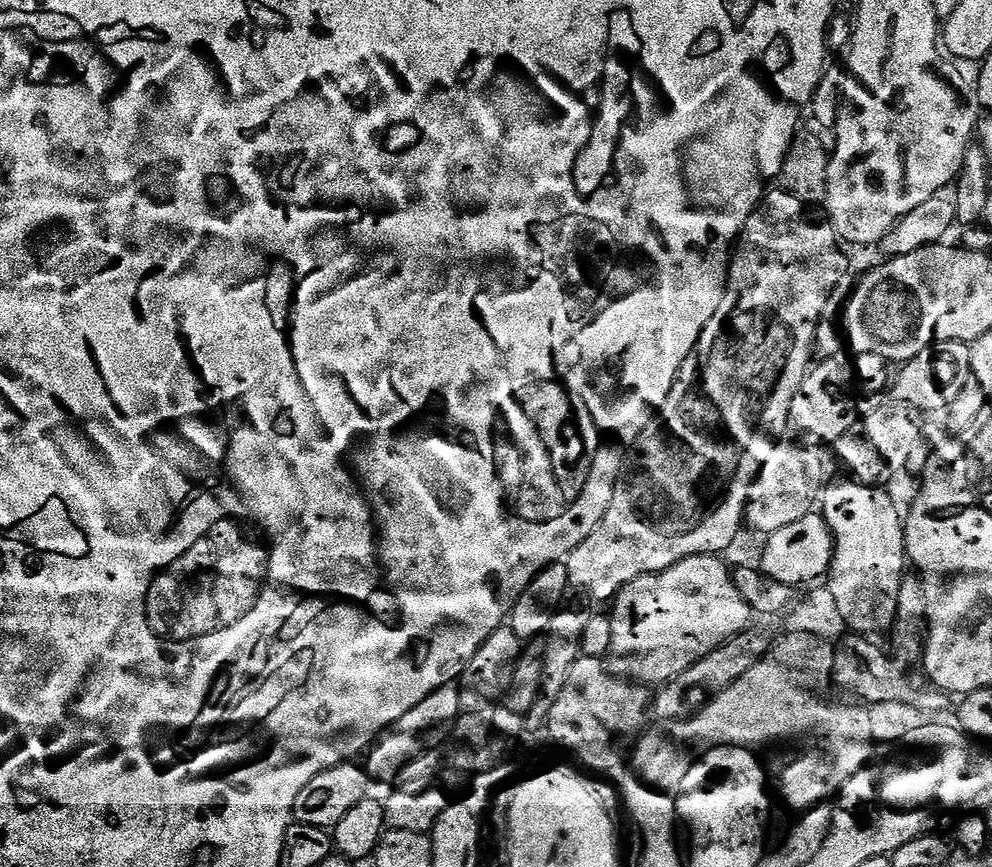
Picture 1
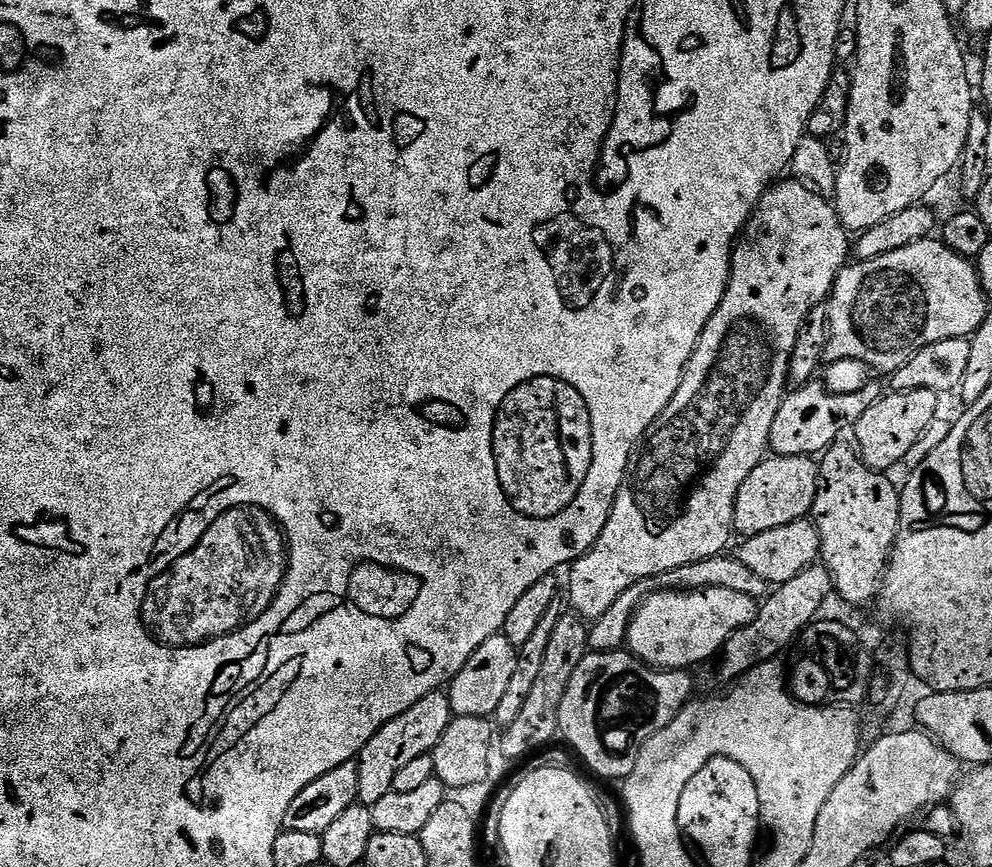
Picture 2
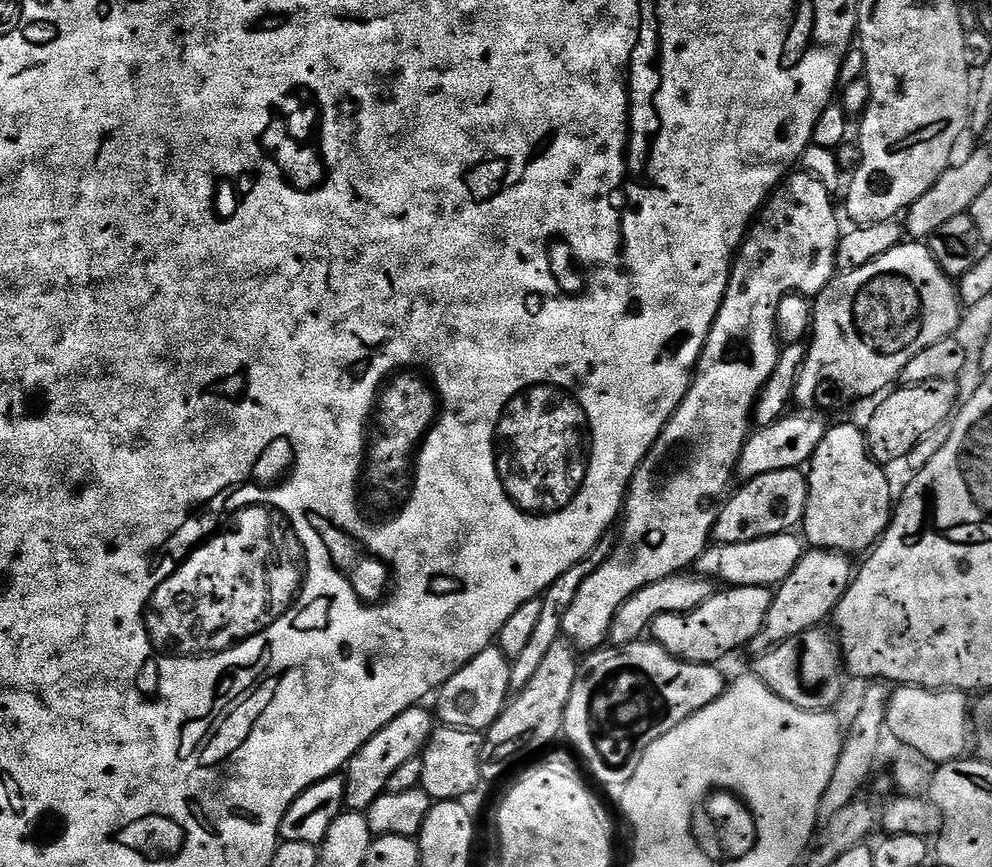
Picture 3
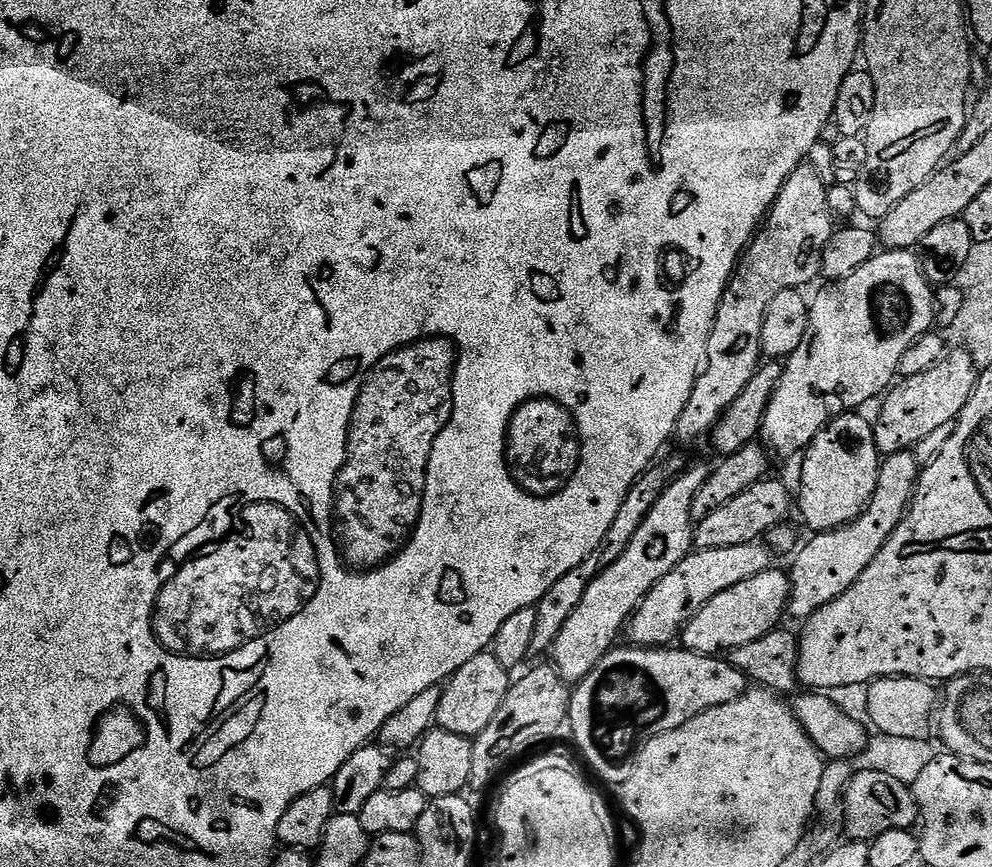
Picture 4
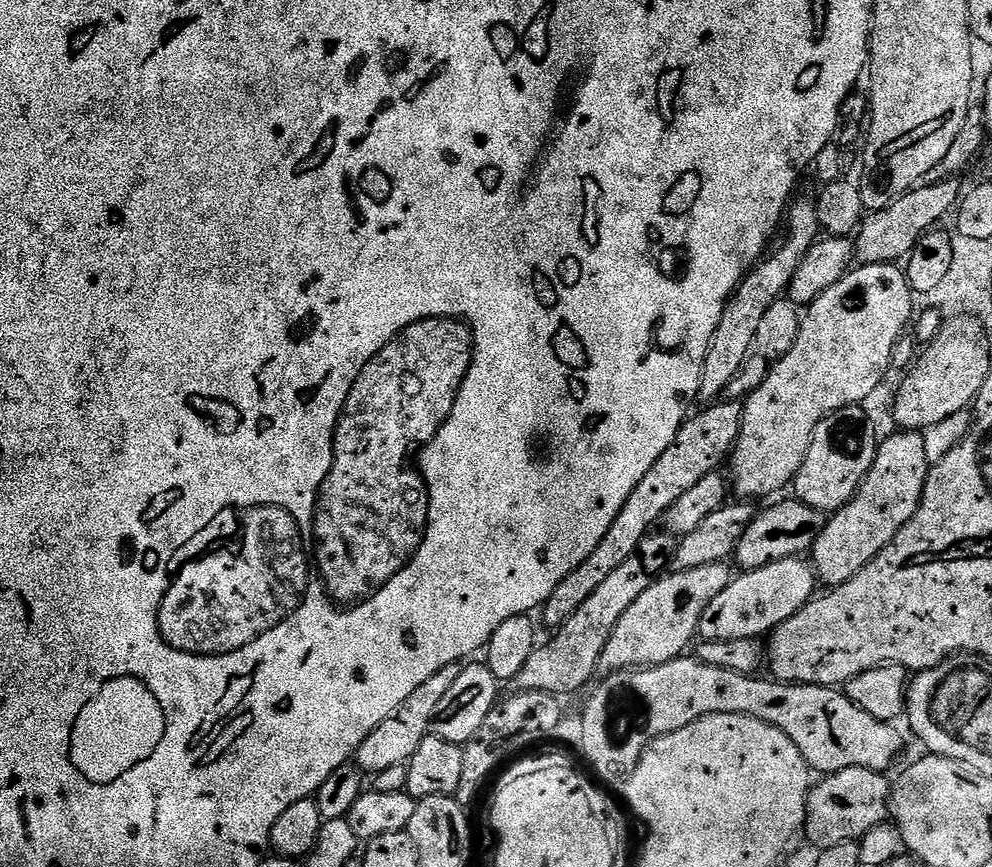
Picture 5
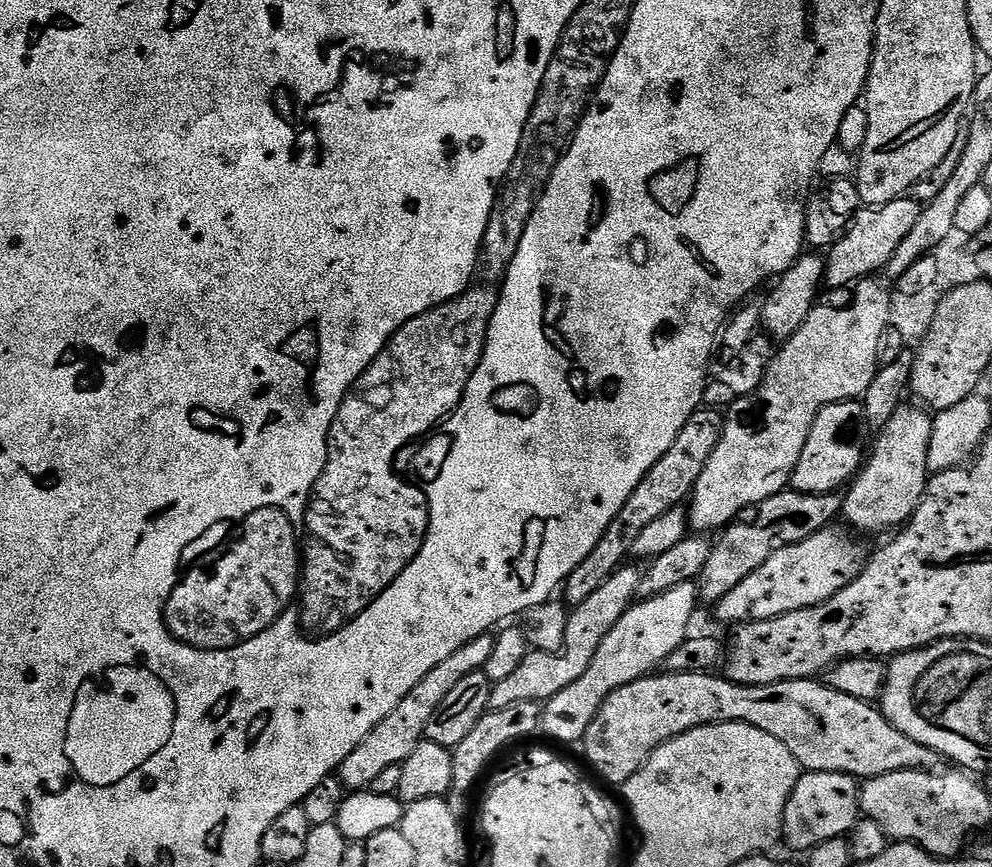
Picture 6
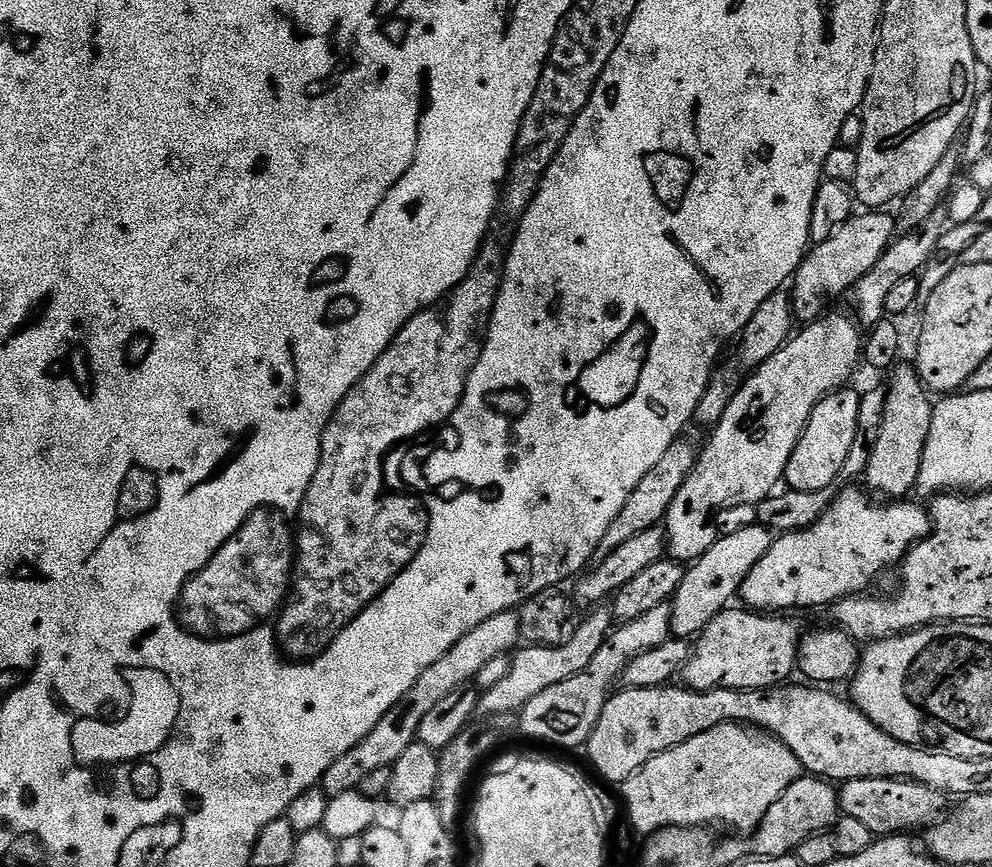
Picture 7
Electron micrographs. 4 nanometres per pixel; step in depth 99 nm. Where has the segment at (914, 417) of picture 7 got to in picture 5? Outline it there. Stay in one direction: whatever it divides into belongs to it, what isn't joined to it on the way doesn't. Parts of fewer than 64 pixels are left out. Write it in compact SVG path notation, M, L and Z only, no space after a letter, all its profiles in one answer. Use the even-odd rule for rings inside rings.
M896 430L893 433L893 436L888 436L885 440L883 437L879 441L874 462L866 474L866 478L860 483L860 489L854 494L854 498L850 502L846 502L846 506L842 506L825 519L823 530L812 543L810 563L821 585L835 586L854 578L854 574L858 574L858 570L862 570L862 566L866 566L879 552L886 550L886 546L890 546L890 542L894 542L894 538L900 533L902 526L906 526L906 522L910 522L910 518L914 518L914 514L918 510L924 487L928 481L930 467L926 458L924 438L916 430Z

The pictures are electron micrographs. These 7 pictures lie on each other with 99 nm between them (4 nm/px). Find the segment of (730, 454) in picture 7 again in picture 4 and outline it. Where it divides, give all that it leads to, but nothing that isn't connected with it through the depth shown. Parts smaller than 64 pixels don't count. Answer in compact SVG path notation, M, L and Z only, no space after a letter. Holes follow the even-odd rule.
M881 251L846 278L833 280L823 286L825 288L817 294L816 301L811 301L805 337L801 345L787 357L784 372L770 398L760 427L763 443L780 456L803 453L832 417L863 409L860 407L867 400L875 396L883 397L897 379L902 354L910 350L919 336L929 335L934 328L934 288L924 276L924 269L915 251Z

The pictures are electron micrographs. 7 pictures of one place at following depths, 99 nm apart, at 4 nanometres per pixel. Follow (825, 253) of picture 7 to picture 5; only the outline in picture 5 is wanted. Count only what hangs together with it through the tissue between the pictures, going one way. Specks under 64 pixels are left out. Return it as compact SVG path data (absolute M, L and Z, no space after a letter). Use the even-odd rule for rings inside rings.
M946 179L939 184L924 184L893 200L886 208L868 212L859 223L854 236L854 256L860 264L900 262L920 239L937 227L944 215L955 209L961 195L959 179Z

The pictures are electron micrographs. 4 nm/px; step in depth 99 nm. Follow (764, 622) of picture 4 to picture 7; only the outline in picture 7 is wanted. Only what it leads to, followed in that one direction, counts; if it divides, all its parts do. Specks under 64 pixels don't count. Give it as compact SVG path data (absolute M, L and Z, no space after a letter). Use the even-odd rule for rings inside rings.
M856 486L845 487L836 495L836 501L816 519L809 528L801 532L788 532L779 536L758 561L758 566L746 574L738 593L739 599L749 609L761 614L780 614L784 608L820 608L831 606L847 596L858 596L869 591L868 588L887 568L895 569L915 544L925 540L930 531L930 516L916 504L908 502L880 502L875 504L867 491L859 492Z

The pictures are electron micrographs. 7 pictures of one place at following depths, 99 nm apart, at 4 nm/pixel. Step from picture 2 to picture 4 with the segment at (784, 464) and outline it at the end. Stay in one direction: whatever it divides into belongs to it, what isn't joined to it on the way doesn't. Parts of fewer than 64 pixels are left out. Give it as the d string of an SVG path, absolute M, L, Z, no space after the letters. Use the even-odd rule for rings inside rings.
M765 478L759 480L750 490L742 490L738 498L730 498L726 506L718 506L714 514L706 514L694 528L694 544L697 549L718 550L722 546L742 546L757 543L767 537L768 531L775 524L785 523L789 519L788 507L793 507L794 496L780 480Z

